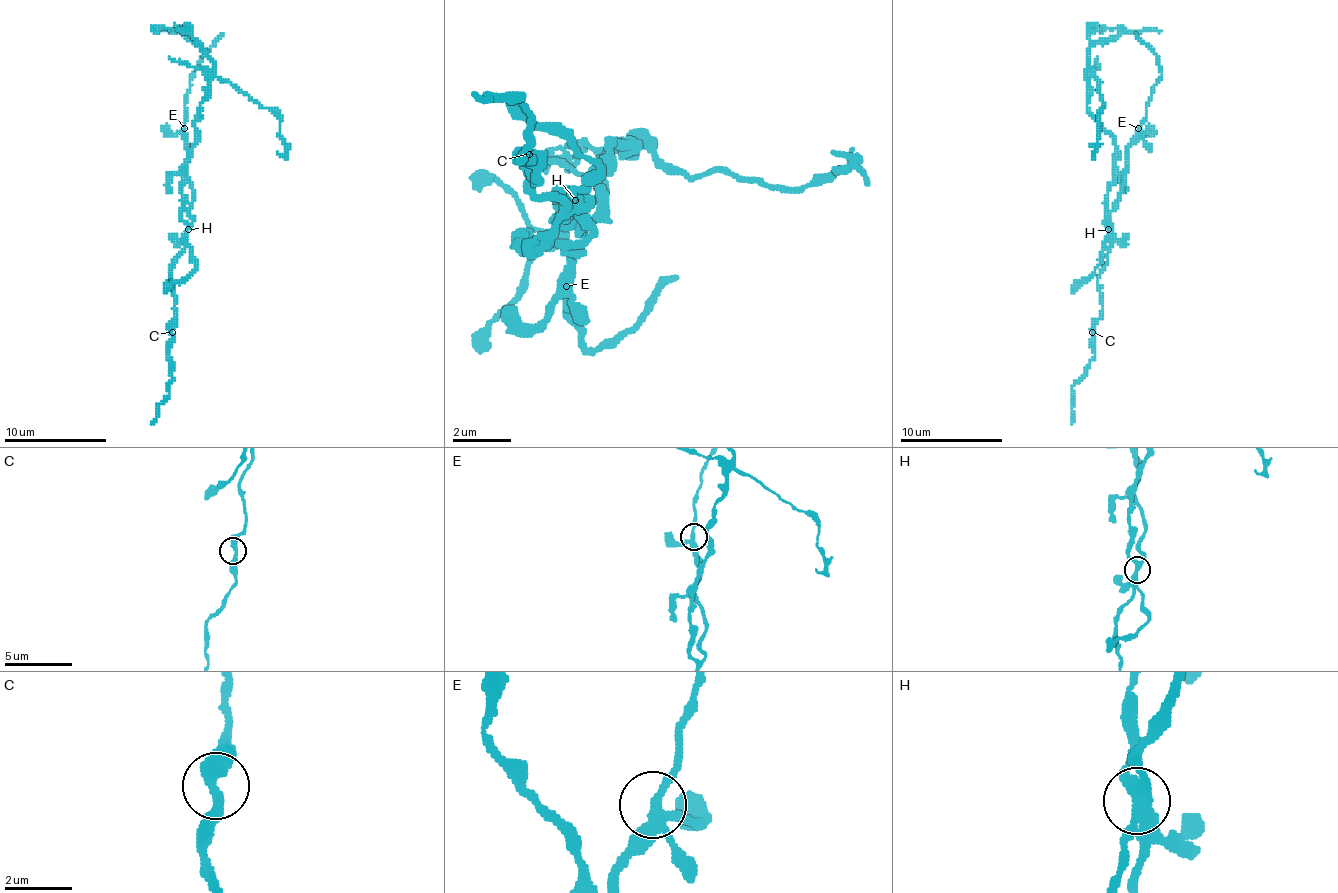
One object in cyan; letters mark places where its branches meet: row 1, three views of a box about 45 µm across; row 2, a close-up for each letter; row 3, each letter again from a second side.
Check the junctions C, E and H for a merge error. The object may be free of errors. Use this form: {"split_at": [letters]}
{"split_at": ["H"]}

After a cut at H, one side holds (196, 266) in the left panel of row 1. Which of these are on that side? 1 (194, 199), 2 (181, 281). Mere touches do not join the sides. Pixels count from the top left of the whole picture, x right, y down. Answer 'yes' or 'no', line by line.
1: no
2: yes

